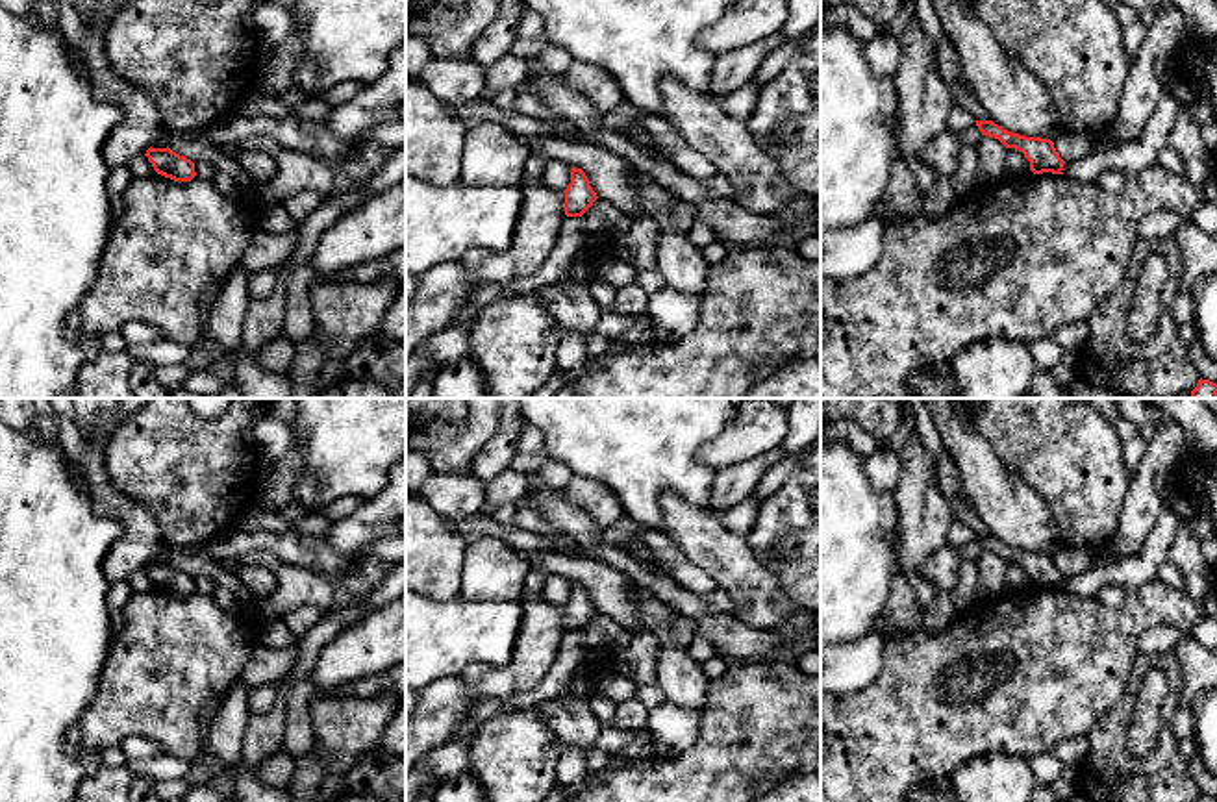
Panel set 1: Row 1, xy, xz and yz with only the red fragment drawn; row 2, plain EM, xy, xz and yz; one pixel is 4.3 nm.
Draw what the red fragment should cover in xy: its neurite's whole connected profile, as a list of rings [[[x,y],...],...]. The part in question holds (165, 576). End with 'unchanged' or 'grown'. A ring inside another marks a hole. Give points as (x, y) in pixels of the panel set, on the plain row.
[[[150,561],[144,570],[148,572],[157,589],[170,593],[174,596],[191,596],[196,591],[194,578],[185,570],[172,567],[169,561]]]; unchanged

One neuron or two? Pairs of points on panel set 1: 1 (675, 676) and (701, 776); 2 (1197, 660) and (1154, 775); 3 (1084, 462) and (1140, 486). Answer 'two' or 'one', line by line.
1: two
2: two
3: two

